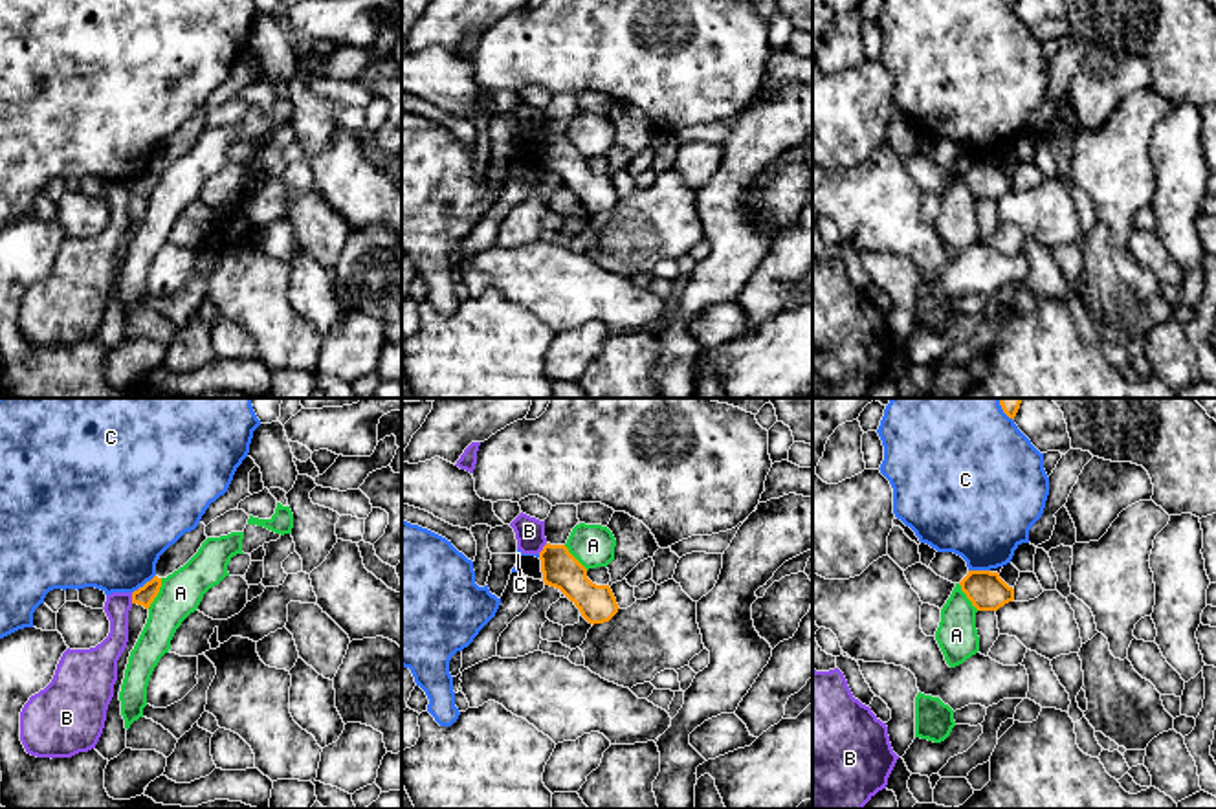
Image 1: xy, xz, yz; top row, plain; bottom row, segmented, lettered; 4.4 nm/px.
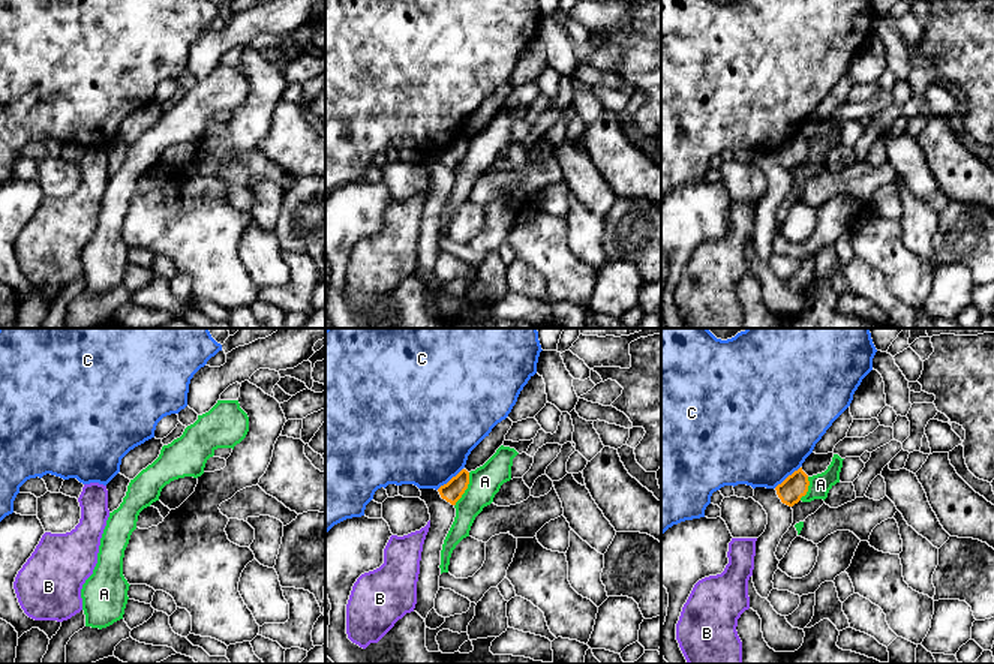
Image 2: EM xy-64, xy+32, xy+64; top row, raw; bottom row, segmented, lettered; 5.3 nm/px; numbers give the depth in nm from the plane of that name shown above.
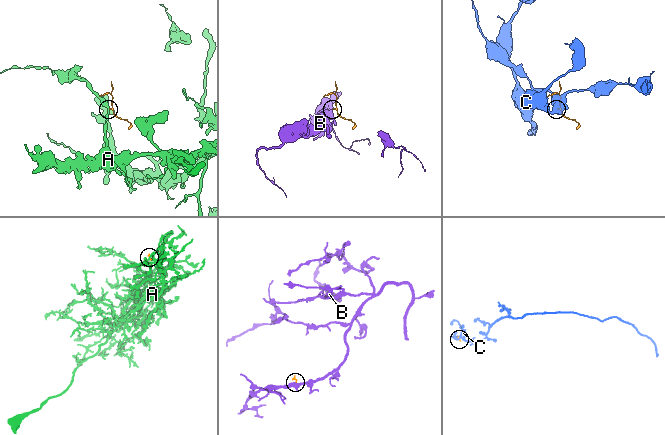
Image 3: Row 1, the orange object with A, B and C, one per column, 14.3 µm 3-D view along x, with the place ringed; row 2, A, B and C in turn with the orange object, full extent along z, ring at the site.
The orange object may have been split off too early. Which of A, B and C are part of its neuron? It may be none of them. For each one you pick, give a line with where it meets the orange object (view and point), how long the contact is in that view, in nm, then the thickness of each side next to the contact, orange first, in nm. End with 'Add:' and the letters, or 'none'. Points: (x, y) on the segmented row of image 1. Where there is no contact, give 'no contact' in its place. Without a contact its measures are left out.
Add: none

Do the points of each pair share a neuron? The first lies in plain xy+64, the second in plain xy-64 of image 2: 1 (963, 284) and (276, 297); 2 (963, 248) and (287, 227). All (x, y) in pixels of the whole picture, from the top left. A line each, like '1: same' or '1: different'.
1: same
2: same

